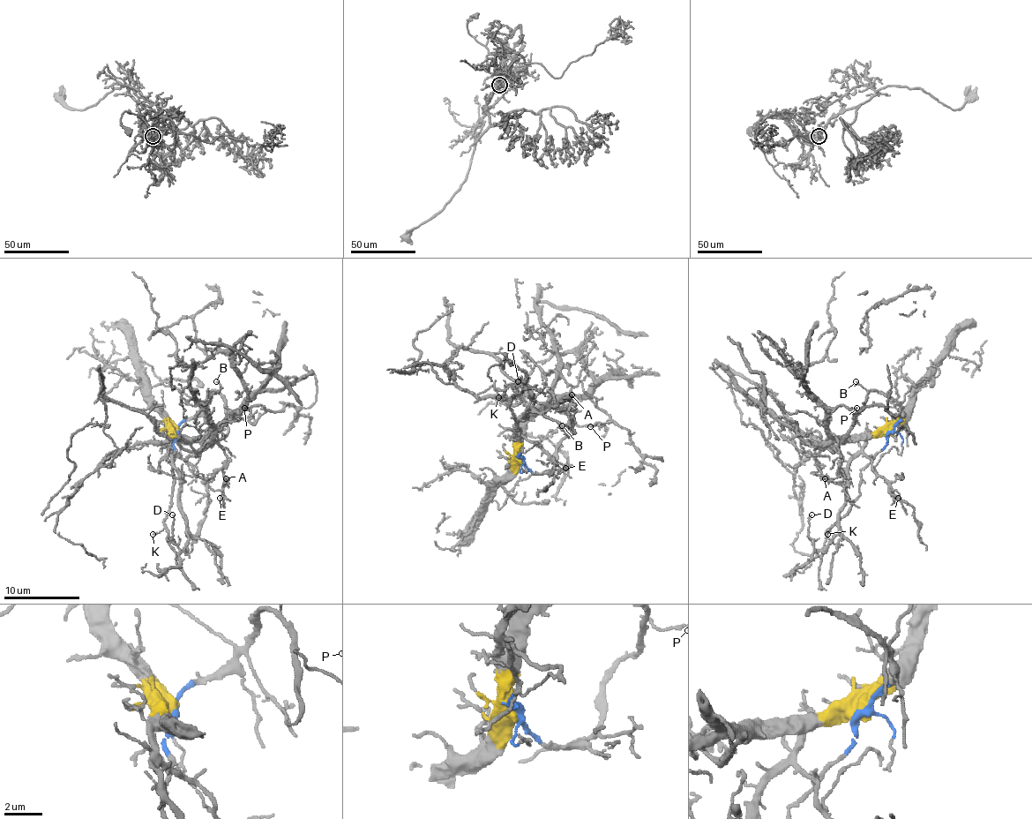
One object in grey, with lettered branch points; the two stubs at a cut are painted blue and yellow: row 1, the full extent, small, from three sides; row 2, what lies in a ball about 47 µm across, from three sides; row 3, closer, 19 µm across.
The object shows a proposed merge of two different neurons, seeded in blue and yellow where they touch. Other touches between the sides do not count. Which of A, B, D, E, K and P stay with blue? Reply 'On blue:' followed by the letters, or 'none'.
On blue: B, K

